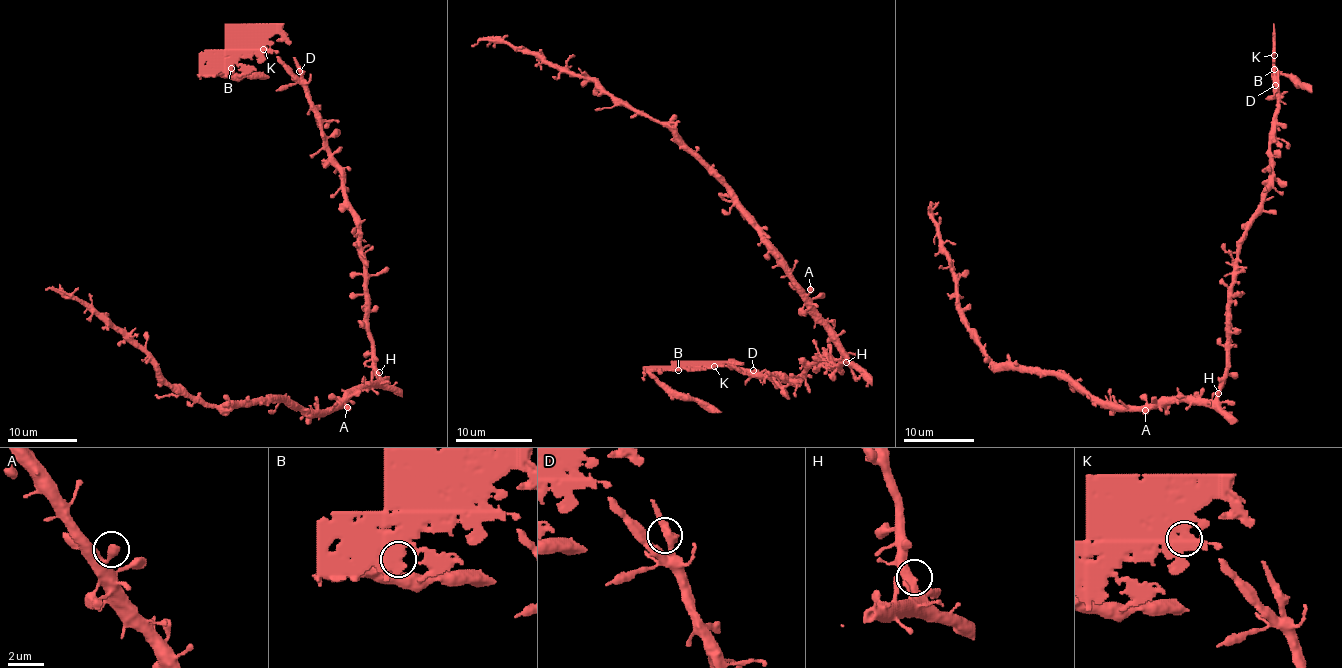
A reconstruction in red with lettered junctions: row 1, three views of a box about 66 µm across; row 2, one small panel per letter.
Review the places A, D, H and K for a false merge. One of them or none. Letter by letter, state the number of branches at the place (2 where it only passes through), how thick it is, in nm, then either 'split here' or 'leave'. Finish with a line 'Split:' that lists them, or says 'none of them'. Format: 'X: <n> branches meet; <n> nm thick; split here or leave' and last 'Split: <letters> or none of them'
A: 1 branches meet; 440 nm thick; leave
D: 2 branches meet; 420 nm thick; leave
H: 2 branches meet; 460 nm thick; leave
K: 2 branches meet; 480 nm thick; split here
Split: K

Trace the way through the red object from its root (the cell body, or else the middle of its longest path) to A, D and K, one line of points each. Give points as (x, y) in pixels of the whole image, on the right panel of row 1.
A: (1208, 399), (1172, 398), (1145, 410)
D: (1208, 399), (1217, 394), (1225, 369), (1229, 288), (1238, 241), (1269, 183), (1270, 134), (1277, 112), (1275, 85)
K: (1208, 399), (1217, 394), (1225, 369), (1229, 288), (1238, 241), (1269, 183), (1270, 134), (1277, 112), (1275, 56)

